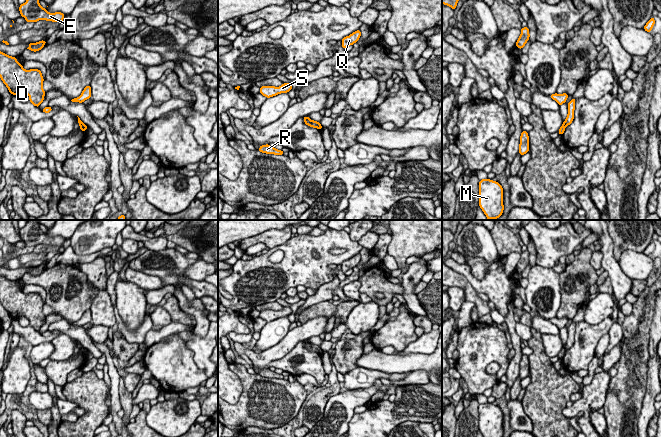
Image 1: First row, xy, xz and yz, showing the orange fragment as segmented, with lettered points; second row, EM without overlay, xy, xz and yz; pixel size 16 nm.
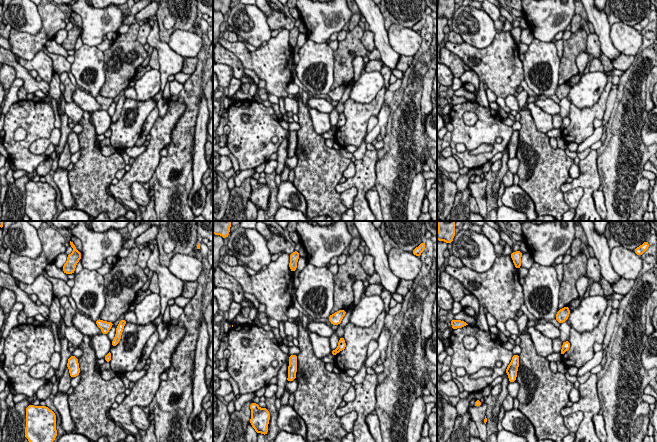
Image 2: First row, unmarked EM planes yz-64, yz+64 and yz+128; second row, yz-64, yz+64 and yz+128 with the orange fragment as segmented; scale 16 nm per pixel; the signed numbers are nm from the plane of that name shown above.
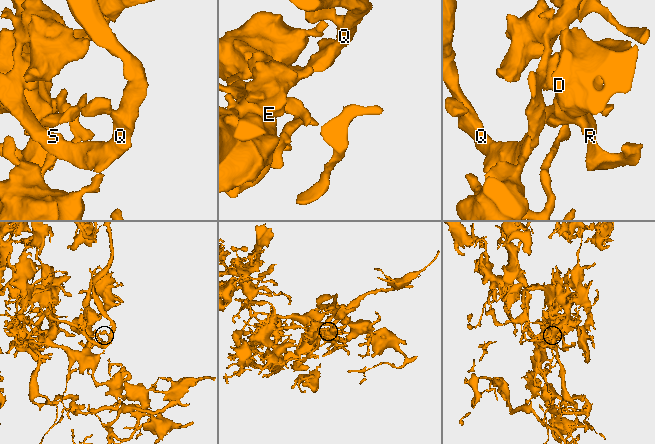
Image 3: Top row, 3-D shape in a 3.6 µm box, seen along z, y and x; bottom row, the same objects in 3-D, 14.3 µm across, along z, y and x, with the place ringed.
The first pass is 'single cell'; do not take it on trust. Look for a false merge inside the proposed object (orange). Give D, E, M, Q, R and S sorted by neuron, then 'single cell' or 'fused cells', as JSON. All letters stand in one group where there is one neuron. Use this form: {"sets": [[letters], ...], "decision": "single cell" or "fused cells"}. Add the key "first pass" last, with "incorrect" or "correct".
{"sets": [["D", "E", "Q", "R", "S"], ["M"]], "decision": "fused cells", "first pass": "incorrect"}

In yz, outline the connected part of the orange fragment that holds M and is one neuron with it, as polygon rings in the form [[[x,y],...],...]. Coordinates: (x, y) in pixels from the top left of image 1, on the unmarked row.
[[[490,403],[479,405],[479,430],[484,437],[503,437],[503,412]]]

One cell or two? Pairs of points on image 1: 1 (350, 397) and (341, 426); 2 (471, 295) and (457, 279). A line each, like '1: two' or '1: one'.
1: one
2: one

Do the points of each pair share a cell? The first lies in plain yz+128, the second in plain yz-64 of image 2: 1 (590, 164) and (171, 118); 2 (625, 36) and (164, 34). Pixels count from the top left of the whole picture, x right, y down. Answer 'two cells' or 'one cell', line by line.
1: one cell
2: two cells

